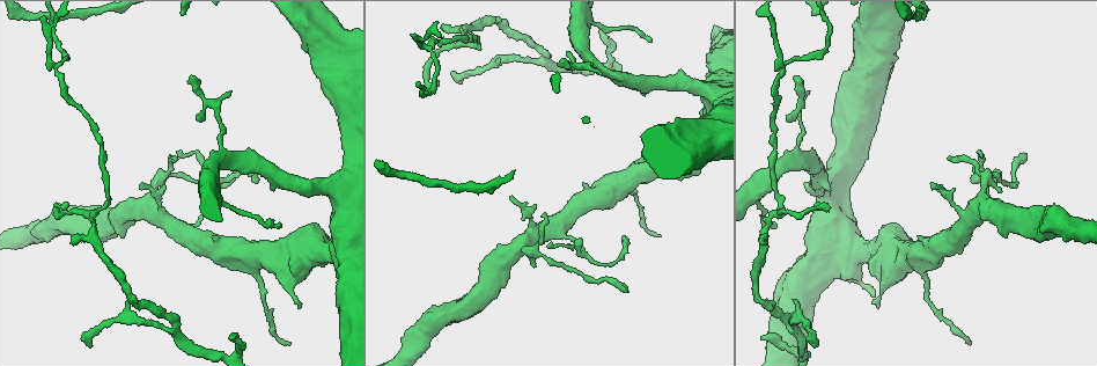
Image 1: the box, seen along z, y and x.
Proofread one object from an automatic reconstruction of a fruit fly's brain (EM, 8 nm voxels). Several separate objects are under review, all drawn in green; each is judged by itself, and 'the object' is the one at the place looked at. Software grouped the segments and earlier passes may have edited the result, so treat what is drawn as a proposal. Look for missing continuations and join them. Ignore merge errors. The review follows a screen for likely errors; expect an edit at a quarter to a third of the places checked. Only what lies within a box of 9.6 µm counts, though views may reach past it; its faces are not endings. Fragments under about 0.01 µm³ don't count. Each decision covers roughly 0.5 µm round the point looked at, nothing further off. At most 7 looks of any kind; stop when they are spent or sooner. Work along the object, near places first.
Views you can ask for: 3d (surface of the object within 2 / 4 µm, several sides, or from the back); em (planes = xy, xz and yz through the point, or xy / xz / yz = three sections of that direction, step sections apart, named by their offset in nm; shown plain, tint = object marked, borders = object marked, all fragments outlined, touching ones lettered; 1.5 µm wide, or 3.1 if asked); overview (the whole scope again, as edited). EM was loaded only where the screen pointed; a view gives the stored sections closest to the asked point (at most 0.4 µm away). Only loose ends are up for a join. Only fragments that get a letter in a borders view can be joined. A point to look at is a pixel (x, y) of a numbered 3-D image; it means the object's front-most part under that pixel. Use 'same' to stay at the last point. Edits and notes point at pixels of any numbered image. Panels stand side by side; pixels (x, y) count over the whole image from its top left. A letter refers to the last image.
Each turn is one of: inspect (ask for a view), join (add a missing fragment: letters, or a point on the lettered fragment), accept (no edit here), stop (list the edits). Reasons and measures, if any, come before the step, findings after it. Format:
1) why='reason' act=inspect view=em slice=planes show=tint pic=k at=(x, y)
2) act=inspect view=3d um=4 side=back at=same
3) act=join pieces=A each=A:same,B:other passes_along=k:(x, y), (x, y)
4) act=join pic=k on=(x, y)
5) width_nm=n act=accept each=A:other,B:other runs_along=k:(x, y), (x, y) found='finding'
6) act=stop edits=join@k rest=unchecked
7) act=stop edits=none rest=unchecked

why='tapers out' act=inspect view=em slice=planes show=borders pic=1 at=(979, 155)

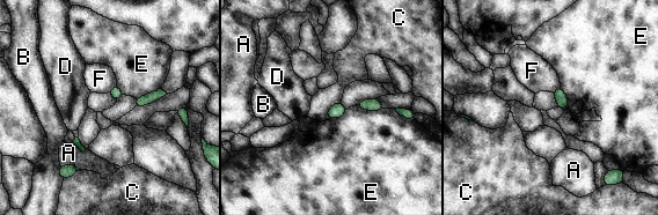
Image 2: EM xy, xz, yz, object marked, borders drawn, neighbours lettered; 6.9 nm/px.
act=accept each=A:other,B:other,C:other,D:other,E:other,F:other border=2:(341, 99), (327, 111), (327, 118) found='no lettered fragment goes on from it'

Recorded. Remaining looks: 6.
why='tapers out' act=inspect view=em slice=planes show=borders pic=1 at=(280, 226)

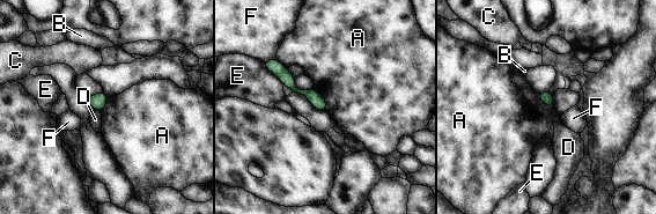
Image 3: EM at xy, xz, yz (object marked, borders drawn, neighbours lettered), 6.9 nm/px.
longest_contact=E:220nm act=accept each=A:other,B:other,C:other,D:other,E:other,F:other border=3:(312, 88), (325, 101), (326, 110) found='no lettered fragment goes on from it'

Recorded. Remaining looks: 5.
why='long arm stops here' act=inspect view=em slice=planes show=borders pic=1 at=(290, 343)

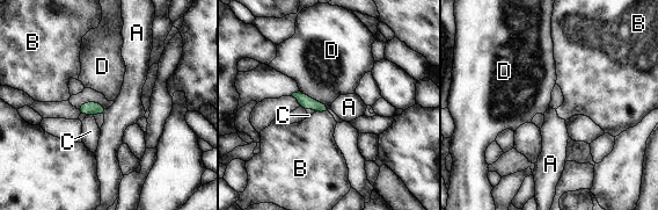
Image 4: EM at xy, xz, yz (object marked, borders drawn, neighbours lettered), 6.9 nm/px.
act=accept each=A:other,B:other,C:other,D:other found='none of them fits'

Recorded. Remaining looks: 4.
act=stop edits=none rest=unchecked

